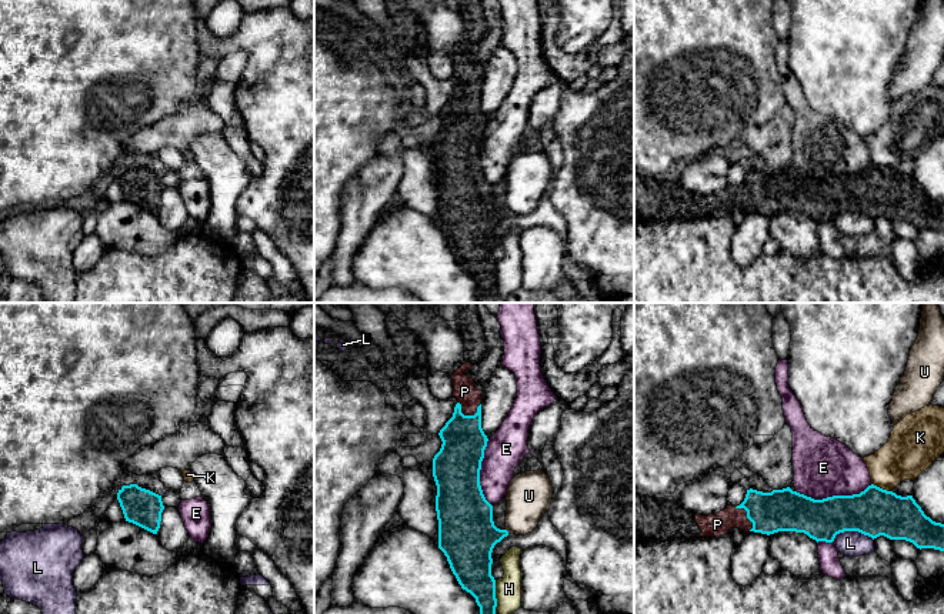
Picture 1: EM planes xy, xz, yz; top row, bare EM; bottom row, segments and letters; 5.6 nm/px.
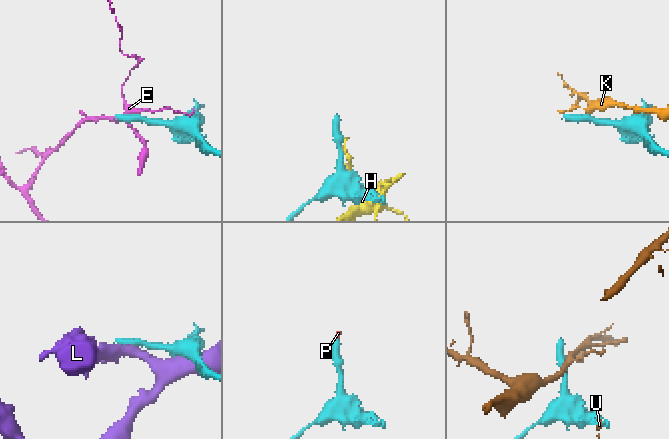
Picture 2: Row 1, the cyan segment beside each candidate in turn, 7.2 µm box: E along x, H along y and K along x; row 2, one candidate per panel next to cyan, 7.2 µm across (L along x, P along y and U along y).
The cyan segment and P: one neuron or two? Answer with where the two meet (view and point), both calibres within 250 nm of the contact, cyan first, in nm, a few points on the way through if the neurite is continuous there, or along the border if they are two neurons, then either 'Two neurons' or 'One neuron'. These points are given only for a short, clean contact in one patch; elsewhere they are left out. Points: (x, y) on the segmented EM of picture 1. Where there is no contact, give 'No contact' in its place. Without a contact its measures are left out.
Touches cyan at xz (472, 416). Thickness 240 nm (cyan) against 120 nm. Path across: xz (460, 457), (463, 430), (472, 416), (469, 396), (464, 391). One neuron

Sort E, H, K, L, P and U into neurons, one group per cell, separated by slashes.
E / H / K / L / P / U

